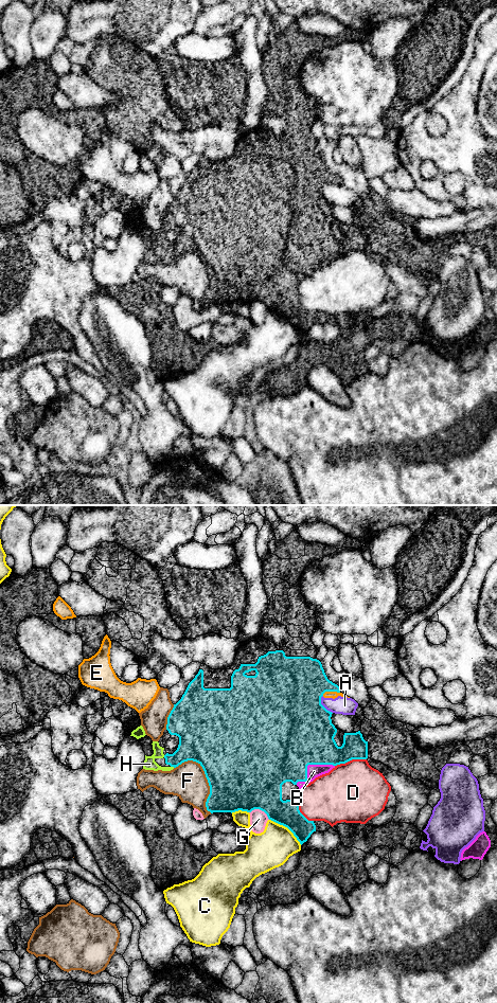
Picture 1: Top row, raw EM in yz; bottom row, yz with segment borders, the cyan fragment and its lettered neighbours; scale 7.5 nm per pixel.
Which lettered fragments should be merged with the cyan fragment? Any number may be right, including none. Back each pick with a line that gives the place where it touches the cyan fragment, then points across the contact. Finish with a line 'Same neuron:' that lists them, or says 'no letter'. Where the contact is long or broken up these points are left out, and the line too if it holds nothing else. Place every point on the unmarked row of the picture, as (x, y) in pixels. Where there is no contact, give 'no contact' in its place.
B: meets cyan in yz at (308, 255)
H: meets cyan in yz at (173, 257); runs through yz (196, 234), (173, 257), (159, 260), (149, 255)
Same neuron: B, H

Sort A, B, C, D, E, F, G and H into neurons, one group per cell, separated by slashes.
A E / B H / C / D / F / G

